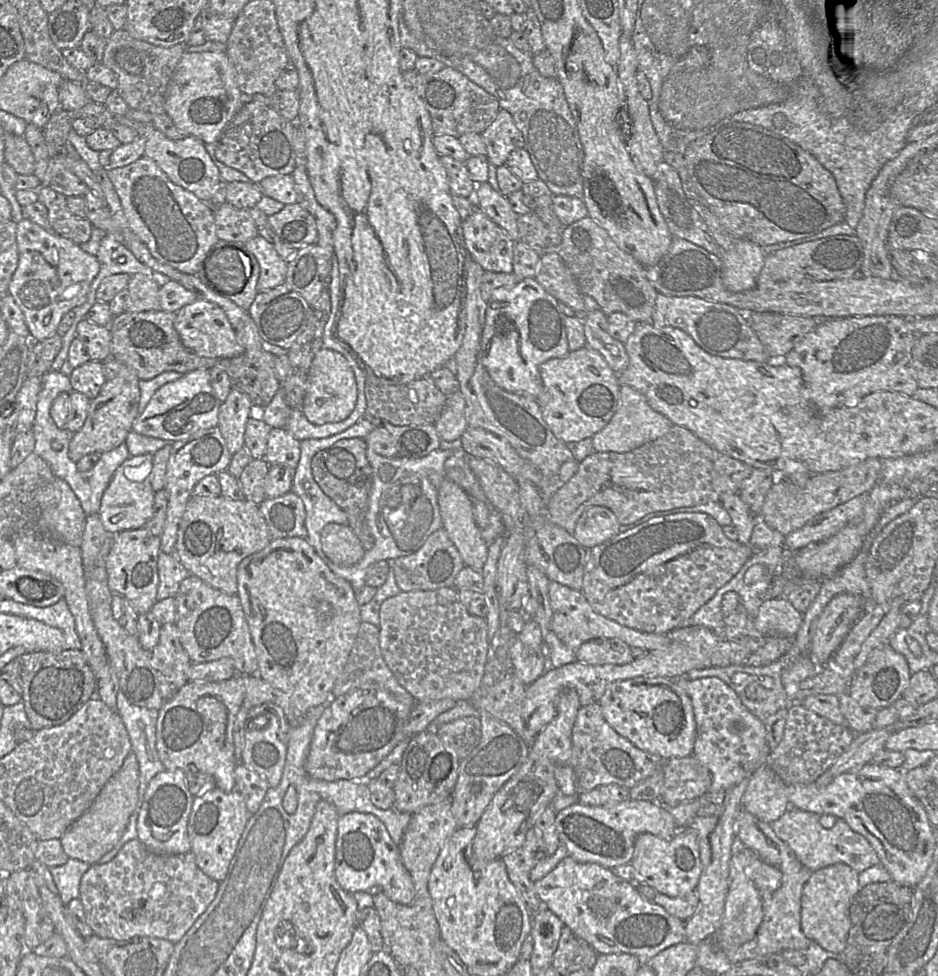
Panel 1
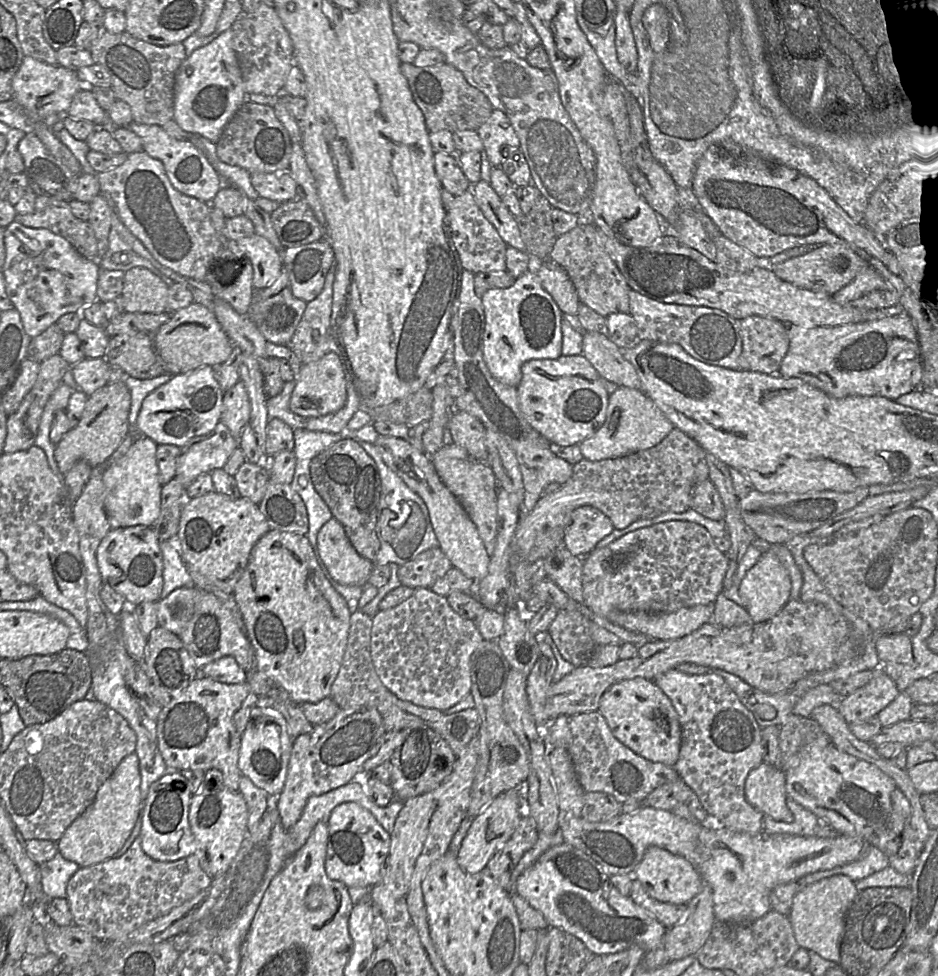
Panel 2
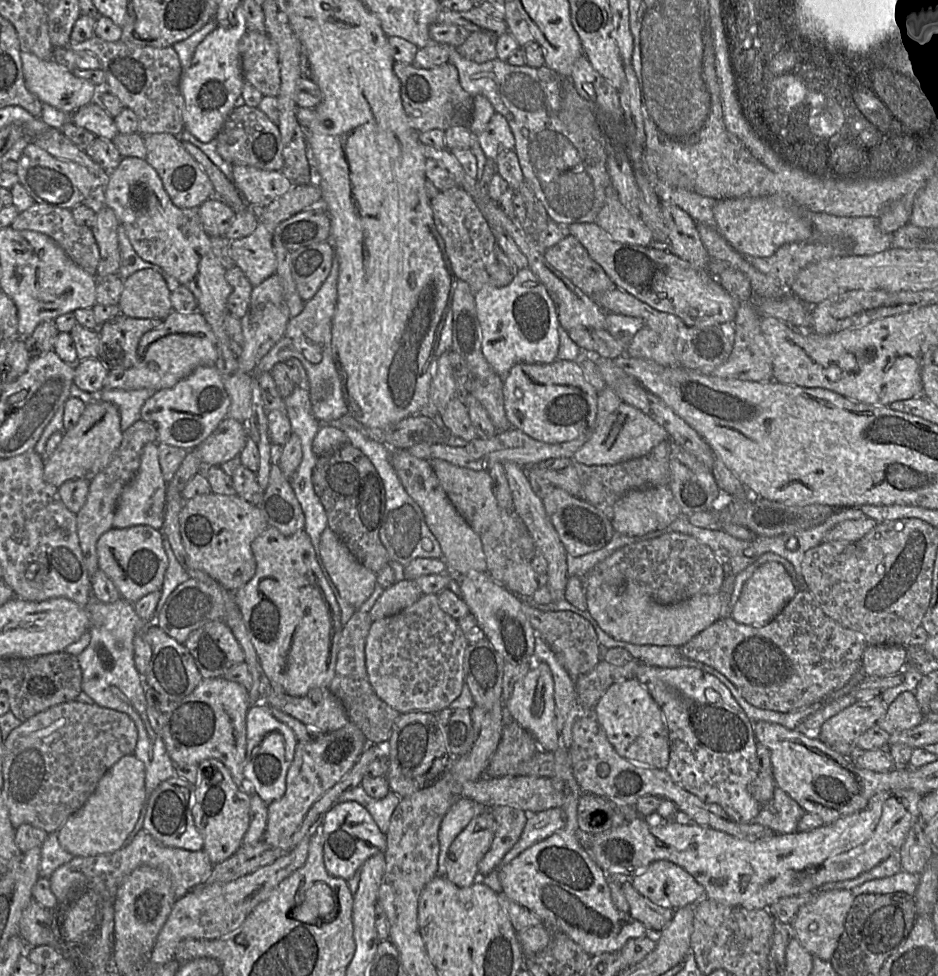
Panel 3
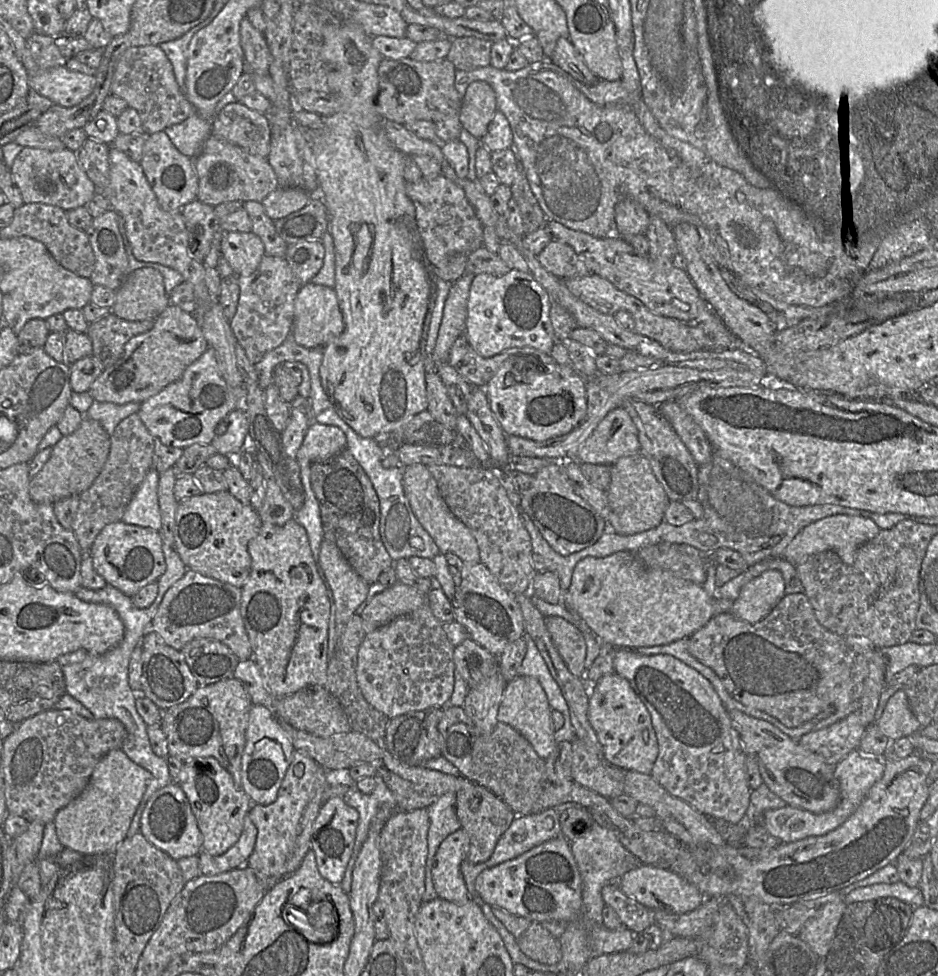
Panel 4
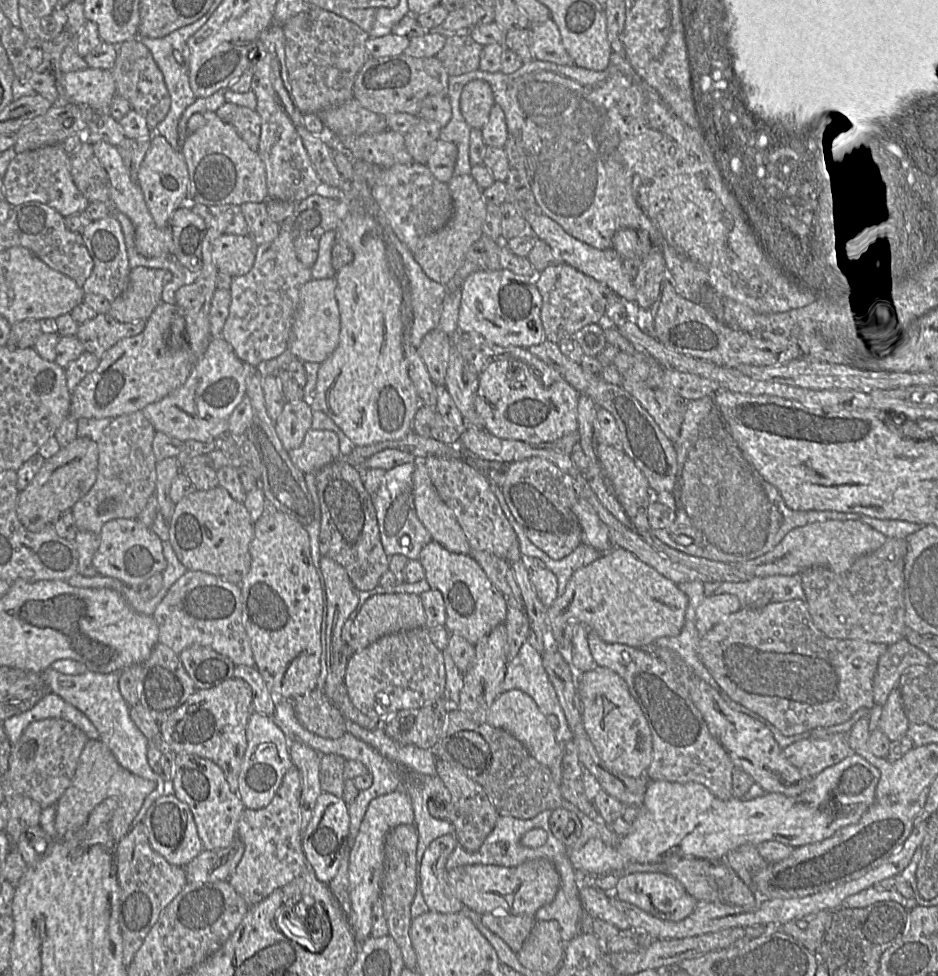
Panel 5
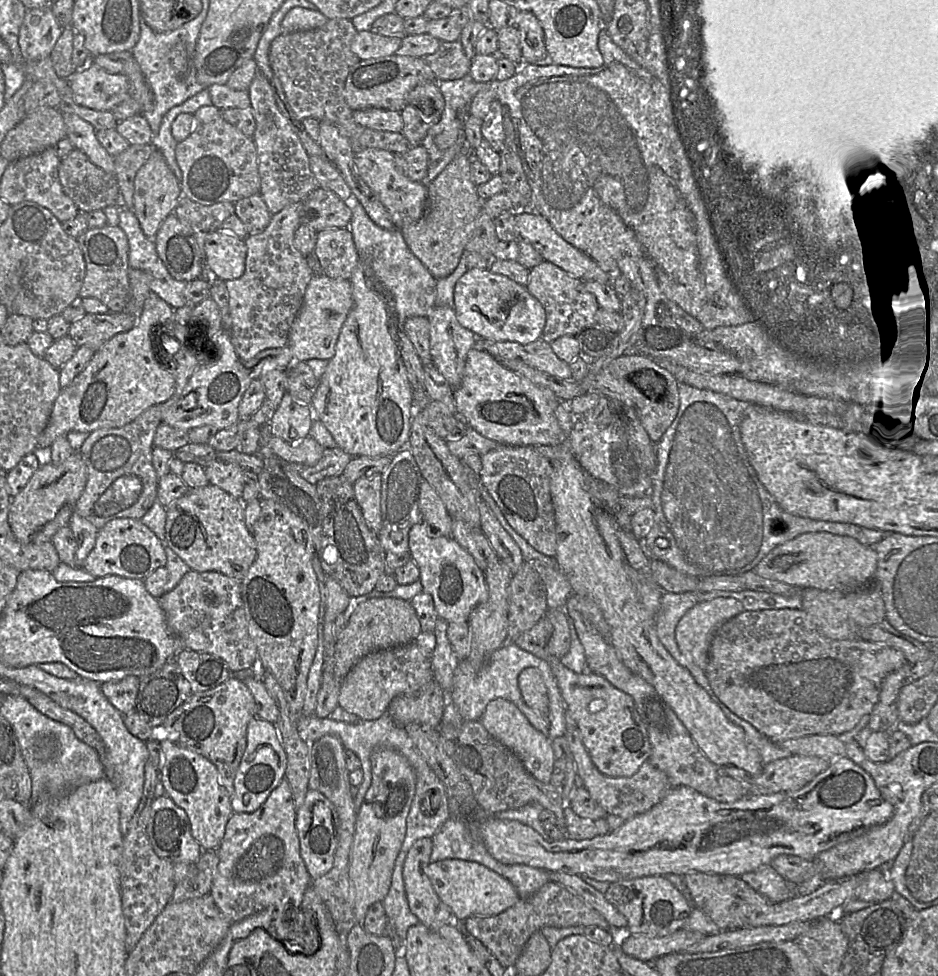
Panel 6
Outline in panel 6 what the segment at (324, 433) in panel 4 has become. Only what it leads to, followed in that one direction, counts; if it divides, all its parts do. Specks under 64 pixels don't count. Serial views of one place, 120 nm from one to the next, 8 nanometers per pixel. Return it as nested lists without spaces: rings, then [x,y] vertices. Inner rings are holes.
[[[307,435],[297,443],[288,443],[276,436],[271,437],[269,447],[279,458],[290,463],[314,465],[322,457],[324,447]]]

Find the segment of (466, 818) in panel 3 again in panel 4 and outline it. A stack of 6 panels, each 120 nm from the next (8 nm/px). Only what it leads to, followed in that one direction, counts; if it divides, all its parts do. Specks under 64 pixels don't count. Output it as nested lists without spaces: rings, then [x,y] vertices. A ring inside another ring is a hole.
[[[446,793],[427,807],[429,830],[427,835],[428,856],[426,868],[432,868],[434,856],[441,842],[451,833],[461,828],[456,814],[455,793]]]

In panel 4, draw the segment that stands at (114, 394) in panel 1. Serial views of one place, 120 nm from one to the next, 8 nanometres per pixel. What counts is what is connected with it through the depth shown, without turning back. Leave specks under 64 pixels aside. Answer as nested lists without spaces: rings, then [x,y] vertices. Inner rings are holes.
[[[84,417],[80,426],[70,435],[63,436],[52,447],[52,453],[42,469],[30,480],[29,494],[37,504],[54,504],[56,501],[80,495],[98,477],[108,458],[111,436],[96,420]]]

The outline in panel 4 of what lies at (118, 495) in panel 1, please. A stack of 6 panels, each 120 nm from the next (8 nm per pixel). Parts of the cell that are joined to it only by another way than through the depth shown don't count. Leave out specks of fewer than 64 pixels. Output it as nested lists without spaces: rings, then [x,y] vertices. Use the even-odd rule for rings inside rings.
[[[152,467],[144,477],[128,504],[121,521],[127,524],[152,528],[161,528],[161,514],[158,505],[159,472]]]

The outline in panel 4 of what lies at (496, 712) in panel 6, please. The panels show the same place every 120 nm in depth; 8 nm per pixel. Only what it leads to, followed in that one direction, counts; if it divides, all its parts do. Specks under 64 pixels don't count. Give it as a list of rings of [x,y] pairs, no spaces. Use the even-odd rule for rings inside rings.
[[[517,676],[506,684],[497,720],[518,731],[532,745],[538,756],[545,760],[557,745],[551,712],[546,693],[539,681],[531,676]]]

